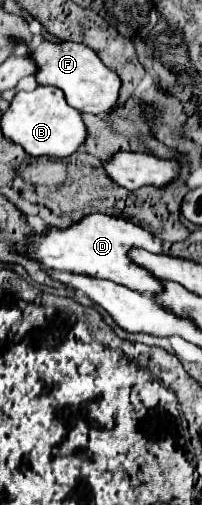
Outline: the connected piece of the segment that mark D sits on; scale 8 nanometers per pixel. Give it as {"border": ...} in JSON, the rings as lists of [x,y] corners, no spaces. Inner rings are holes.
{"border":[[[90,214],[66,230],[50,228],[46,234],[32,236],[28,242],[24,242],[22,252],[26,256],[42,262],[50,270],[86,274],[92,278],[104,278],[104,280],[122,284],[126,288],[132,288],[136,292],[148,292],[152,296],[160,296],[160,292],[164,292],[162,282],[152,272],[148,272],[146,268],[142,268],[130,260],[128,252],[132,248],[142,248],[152,254],[164,254],[162,240],[156,238],[152,232],[144,230],[142,226],[138,226],[130,220],[124,220],[124,218],[114,218],[114,216],[106,216],[106,214]]]}

